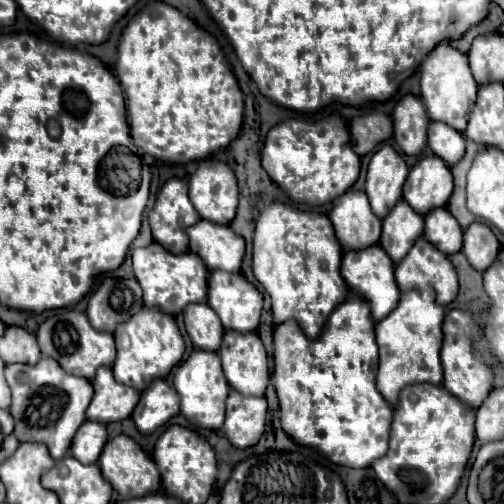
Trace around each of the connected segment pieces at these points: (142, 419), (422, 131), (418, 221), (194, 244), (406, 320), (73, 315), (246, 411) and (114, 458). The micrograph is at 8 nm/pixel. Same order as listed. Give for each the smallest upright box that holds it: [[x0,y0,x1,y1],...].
[[132,380,178,434],[392,94,428,154],[380,200,424,264],[186,220,244,272],[376,288,444,406],[36,310,116,380],[222,390,266,448],[98,434,160,498]]

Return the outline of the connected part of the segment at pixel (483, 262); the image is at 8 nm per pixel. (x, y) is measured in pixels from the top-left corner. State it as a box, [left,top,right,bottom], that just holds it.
[462,222,500,272]

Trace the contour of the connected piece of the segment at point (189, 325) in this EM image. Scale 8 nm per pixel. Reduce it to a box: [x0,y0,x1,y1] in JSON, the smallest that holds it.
[184,304,224,352]

